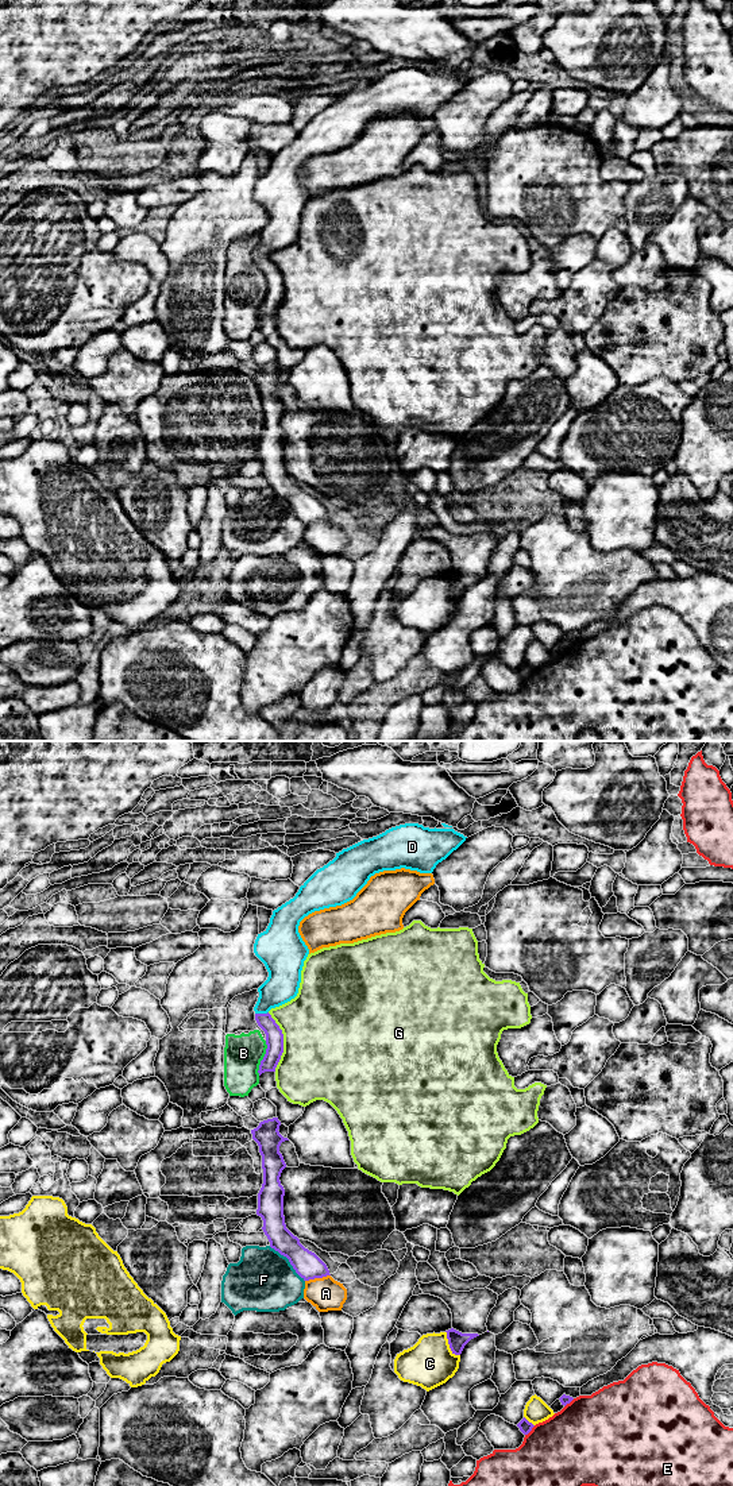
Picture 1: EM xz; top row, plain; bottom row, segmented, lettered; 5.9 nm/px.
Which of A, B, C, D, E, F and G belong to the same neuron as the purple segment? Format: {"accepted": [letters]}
{"accepted": ["D"]}

